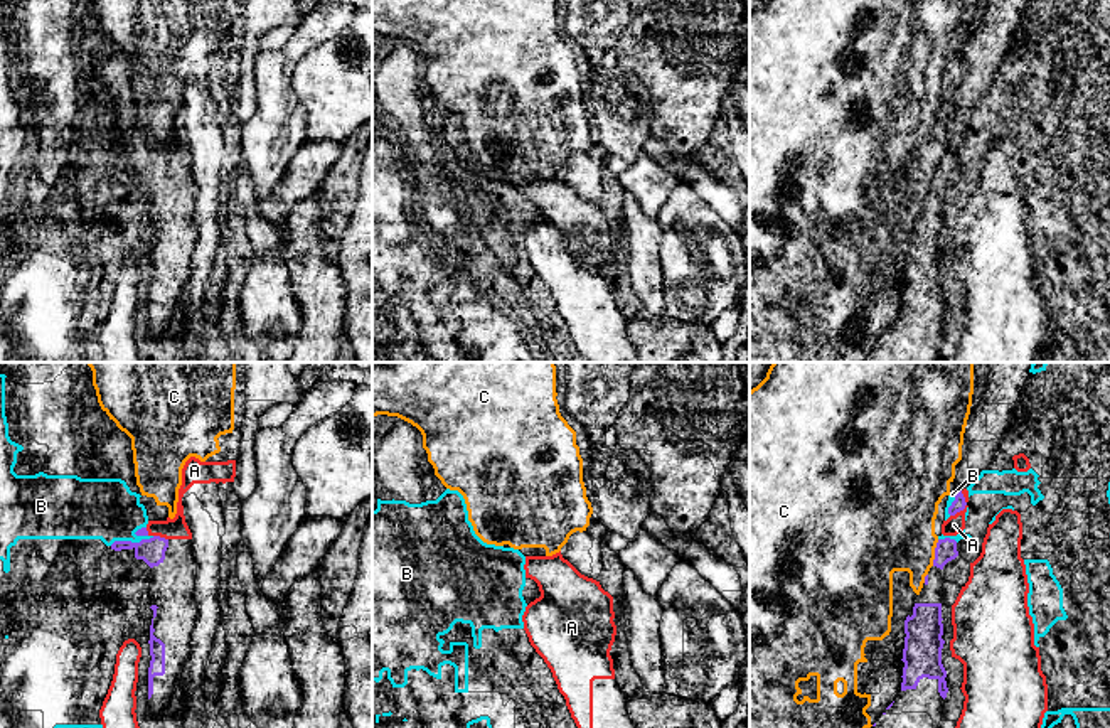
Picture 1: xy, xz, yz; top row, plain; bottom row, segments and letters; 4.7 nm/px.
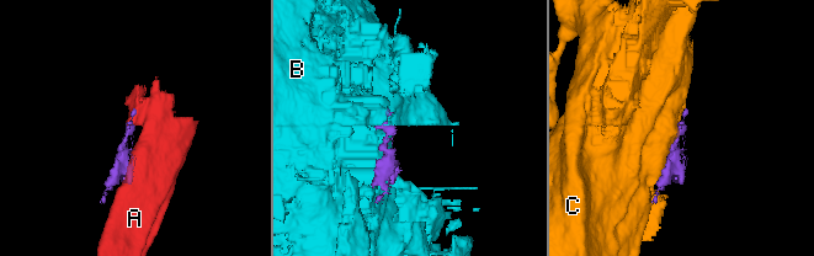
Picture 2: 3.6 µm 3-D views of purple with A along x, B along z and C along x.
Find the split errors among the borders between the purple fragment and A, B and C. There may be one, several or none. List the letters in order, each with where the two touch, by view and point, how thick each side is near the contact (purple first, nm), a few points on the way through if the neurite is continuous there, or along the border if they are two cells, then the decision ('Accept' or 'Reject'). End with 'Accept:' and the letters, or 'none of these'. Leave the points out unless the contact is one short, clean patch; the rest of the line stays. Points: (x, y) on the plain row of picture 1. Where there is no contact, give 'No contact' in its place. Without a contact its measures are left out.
A: Touches purple at yz (965, 127). Thickness 70 nm (purple) against 90 nm. Boundary: yz (962, 113), (965, 128), (950, 139). Reject
B: Touches purple at xy (130, 164). Thickness 120 nm (purple) against 300 nm. Boundary: xy (154, 159), (138, 164), (113, 164), (110, 167). Reject
C: Touches purple at yz (935, 176). Thickness 100 nm (purple) against 420 nm. Reject
Accept: none of these

